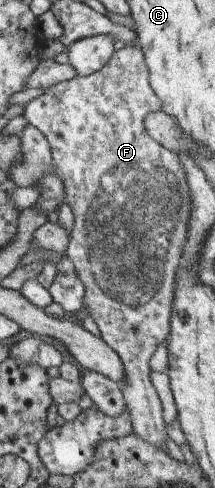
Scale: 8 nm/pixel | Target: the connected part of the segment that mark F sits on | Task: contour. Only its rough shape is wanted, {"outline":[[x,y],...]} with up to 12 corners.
{"outline":[[137,44],[22,116],[51,149],[83,306],[164,453],[187,171]]}

